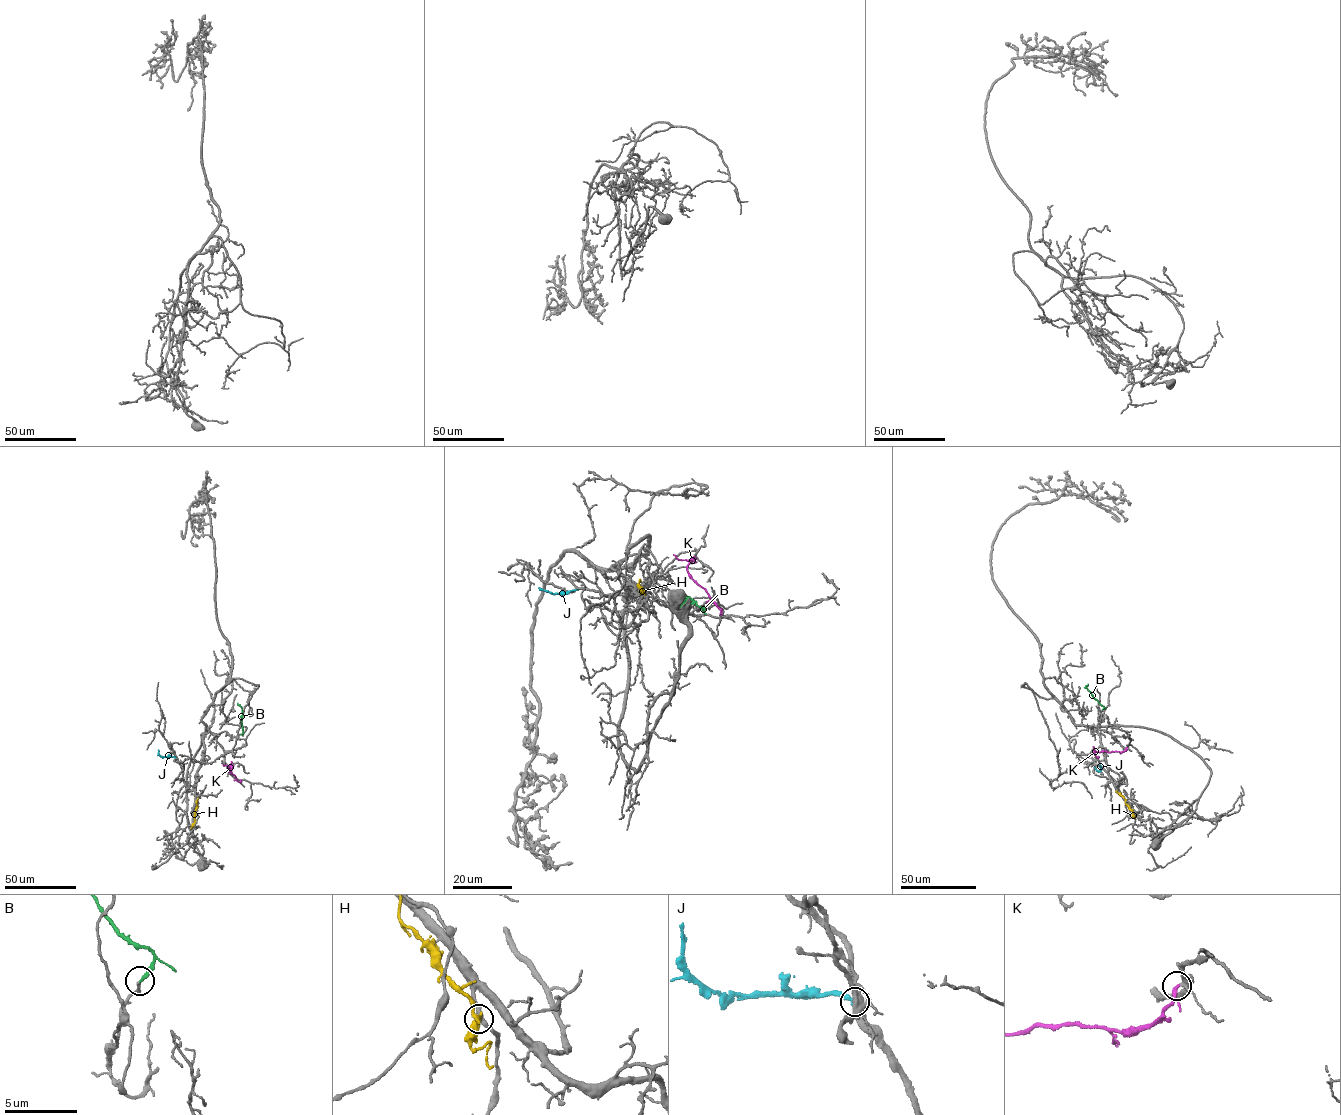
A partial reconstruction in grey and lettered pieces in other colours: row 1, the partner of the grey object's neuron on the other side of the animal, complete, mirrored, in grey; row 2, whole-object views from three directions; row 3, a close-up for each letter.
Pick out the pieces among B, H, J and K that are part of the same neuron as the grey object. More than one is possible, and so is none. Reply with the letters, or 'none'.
B, K

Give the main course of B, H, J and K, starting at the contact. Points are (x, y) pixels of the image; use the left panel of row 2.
B: (240, 734), (243, 713), (237, 703)
H: (192, 824), (197, 799)
J: (175, 757), (160, 756), (158, 749)
K: (241, 780), (237, 780), (229, 767), (232, 773)

